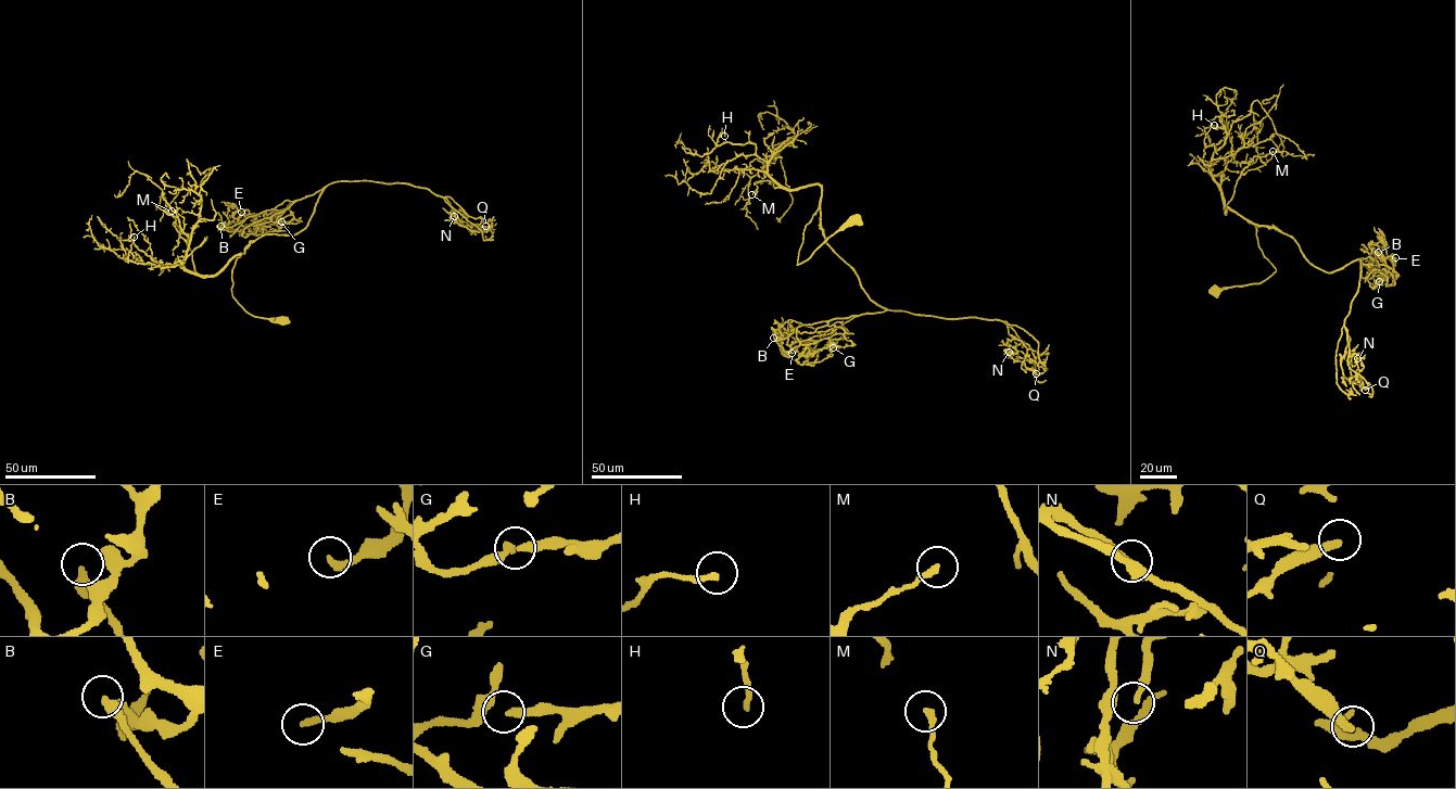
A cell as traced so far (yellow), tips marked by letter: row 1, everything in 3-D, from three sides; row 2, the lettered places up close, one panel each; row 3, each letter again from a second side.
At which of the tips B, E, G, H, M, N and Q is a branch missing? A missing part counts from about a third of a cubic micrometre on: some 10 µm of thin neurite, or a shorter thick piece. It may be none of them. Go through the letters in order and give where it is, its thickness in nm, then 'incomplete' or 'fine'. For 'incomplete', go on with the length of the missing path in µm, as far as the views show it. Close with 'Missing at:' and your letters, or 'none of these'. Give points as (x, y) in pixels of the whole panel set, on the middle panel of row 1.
B: (773, 338) | 380 nm | fine
E: (792, 353) | 240 nm | fine
G: (833, 347) | 280 nm | fine
H: (724, 136) | 200 nm | fine
M: (751, 194) | 200 nm | fine
N: (1009, 352) | 190 nm | fine
Q: (1036, 373) | 280 nm | fine
Missing at: none of these

